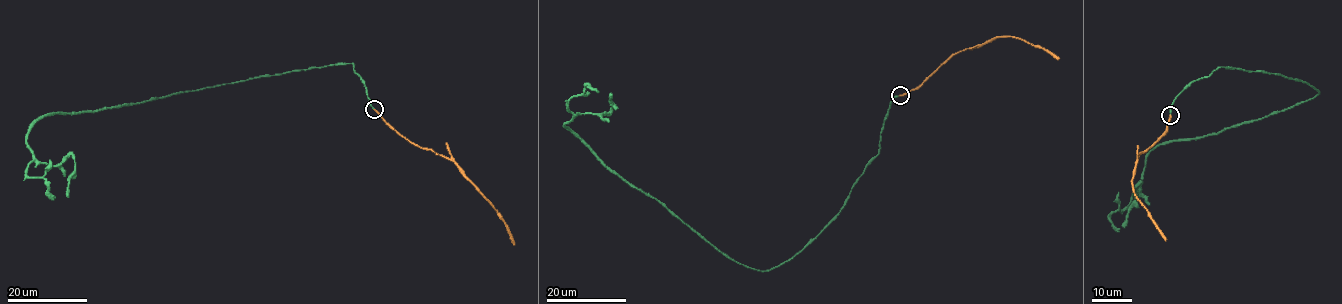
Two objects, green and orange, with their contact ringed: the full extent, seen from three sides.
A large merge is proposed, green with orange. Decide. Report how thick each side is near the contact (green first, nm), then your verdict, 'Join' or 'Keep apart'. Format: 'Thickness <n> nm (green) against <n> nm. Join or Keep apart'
Thickness 180 nm (green) against 200 nm. Join

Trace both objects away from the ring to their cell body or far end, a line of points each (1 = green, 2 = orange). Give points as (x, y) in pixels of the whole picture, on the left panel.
1: (373, 109), (351, 63), (53, 112), (33, 125), (26, 147), (41, 162), (59, 165), (72, 155), (67, 197)
2: (374, 109), (410, 141), (453, 161), (496, 212), (514, 245)

